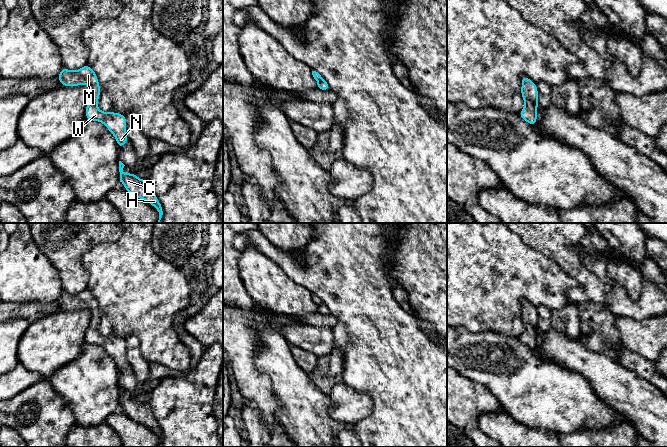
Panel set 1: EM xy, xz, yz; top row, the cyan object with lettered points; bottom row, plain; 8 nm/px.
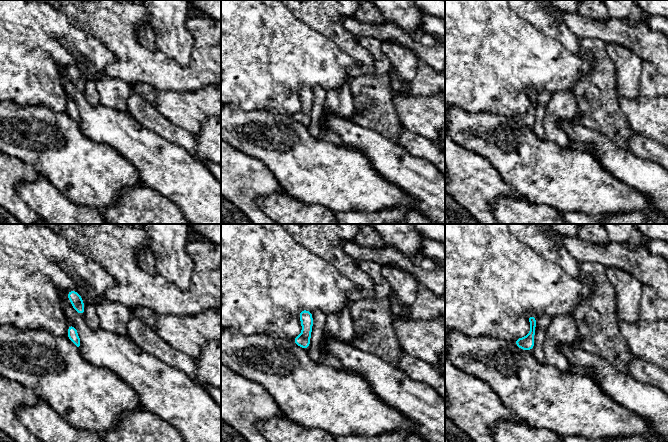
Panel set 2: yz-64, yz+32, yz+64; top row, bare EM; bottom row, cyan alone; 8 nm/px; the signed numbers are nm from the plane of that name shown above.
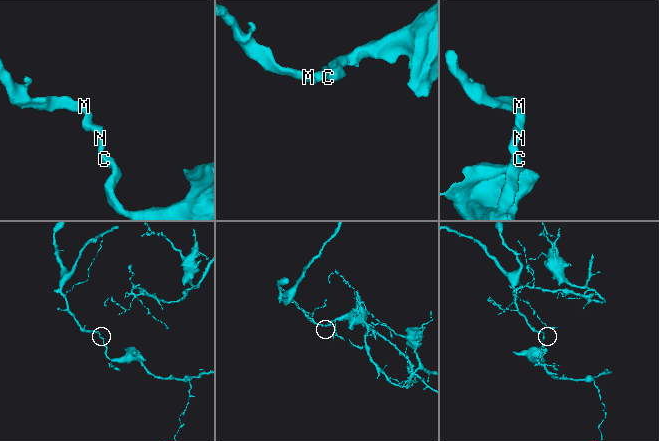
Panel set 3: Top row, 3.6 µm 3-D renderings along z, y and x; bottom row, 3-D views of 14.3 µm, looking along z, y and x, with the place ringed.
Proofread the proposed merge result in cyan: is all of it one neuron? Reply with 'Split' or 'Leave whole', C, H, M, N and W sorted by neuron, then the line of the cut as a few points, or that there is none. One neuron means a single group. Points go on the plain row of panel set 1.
Leave whole. Groups: C H M N W. No split

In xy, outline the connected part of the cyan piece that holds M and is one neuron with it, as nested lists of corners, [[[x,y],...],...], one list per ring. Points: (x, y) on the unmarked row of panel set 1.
[[[88,288],[76,295],[71,295],[62,290],[57,301],[62,310],[71,311],[88,309],[91,311],[90,324],[85,333],[85,342],[91,345],[102,346],[114,359],[118,372],[121,373],[128,365],[126,358],[126,340],[121,337],[103,336],[97,332],[101,311],[97,299]]]

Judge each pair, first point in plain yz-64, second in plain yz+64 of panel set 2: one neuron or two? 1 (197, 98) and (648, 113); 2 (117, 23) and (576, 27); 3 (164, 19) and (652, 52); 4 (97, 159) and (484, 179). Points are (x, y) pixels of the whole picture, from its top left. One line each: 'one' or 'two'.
1: one
2: two
3: two
4: two

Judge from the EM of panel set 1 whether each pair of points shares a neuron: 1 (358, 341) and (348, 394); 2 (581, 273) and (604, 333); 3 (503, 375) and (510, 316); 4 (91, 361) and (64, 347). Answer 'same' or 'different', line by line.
1: different
2: different
3: different
4: different

